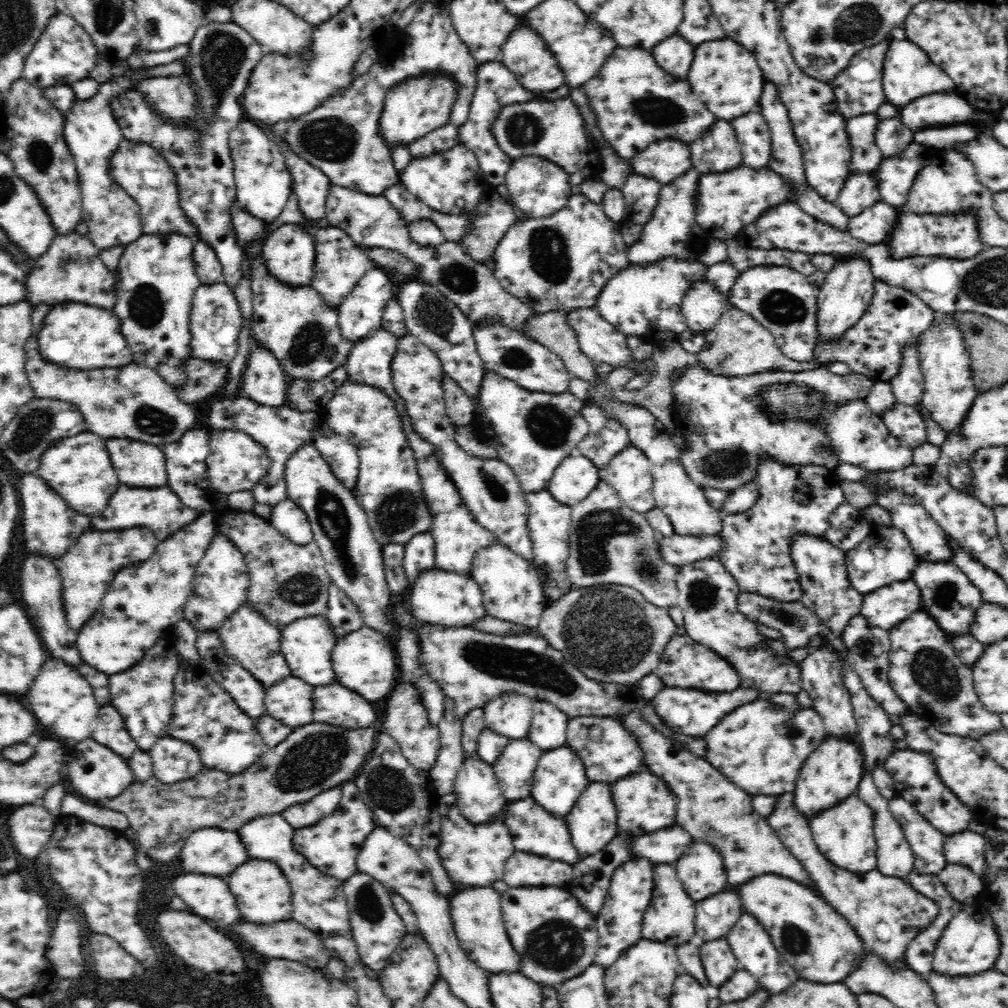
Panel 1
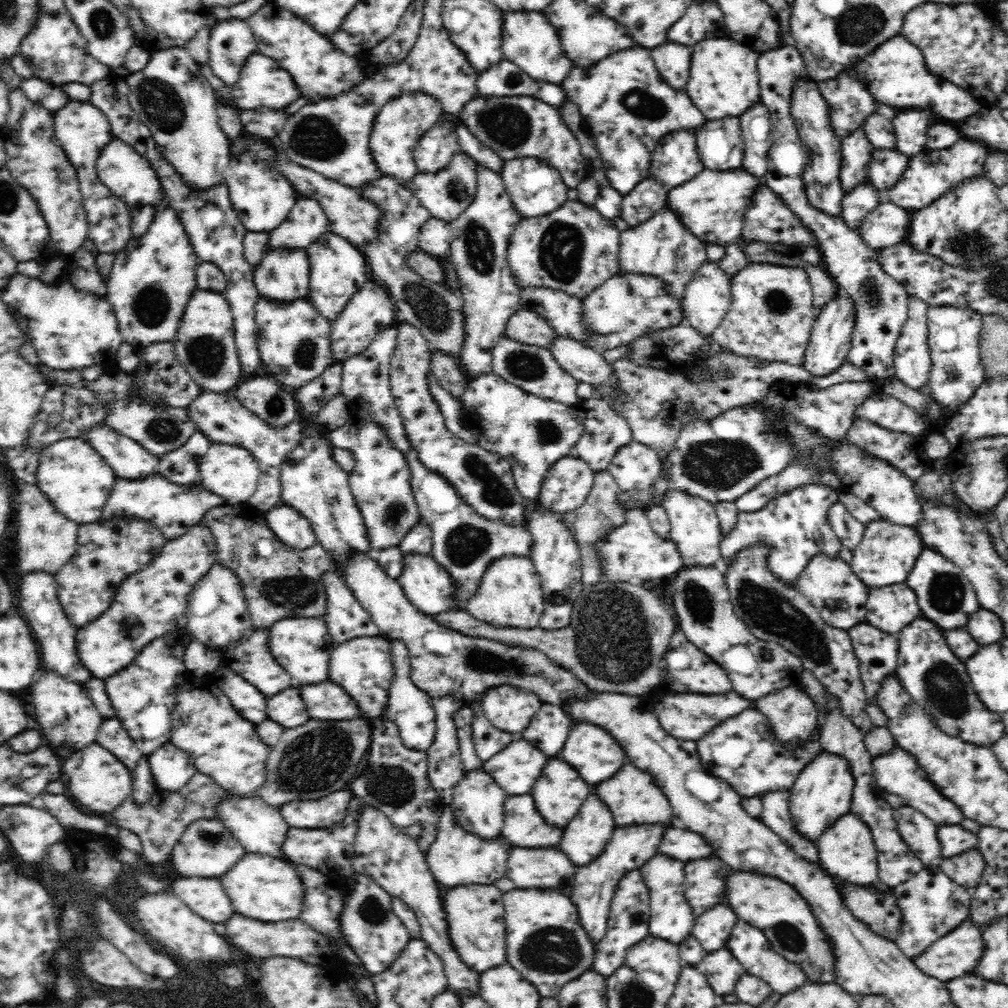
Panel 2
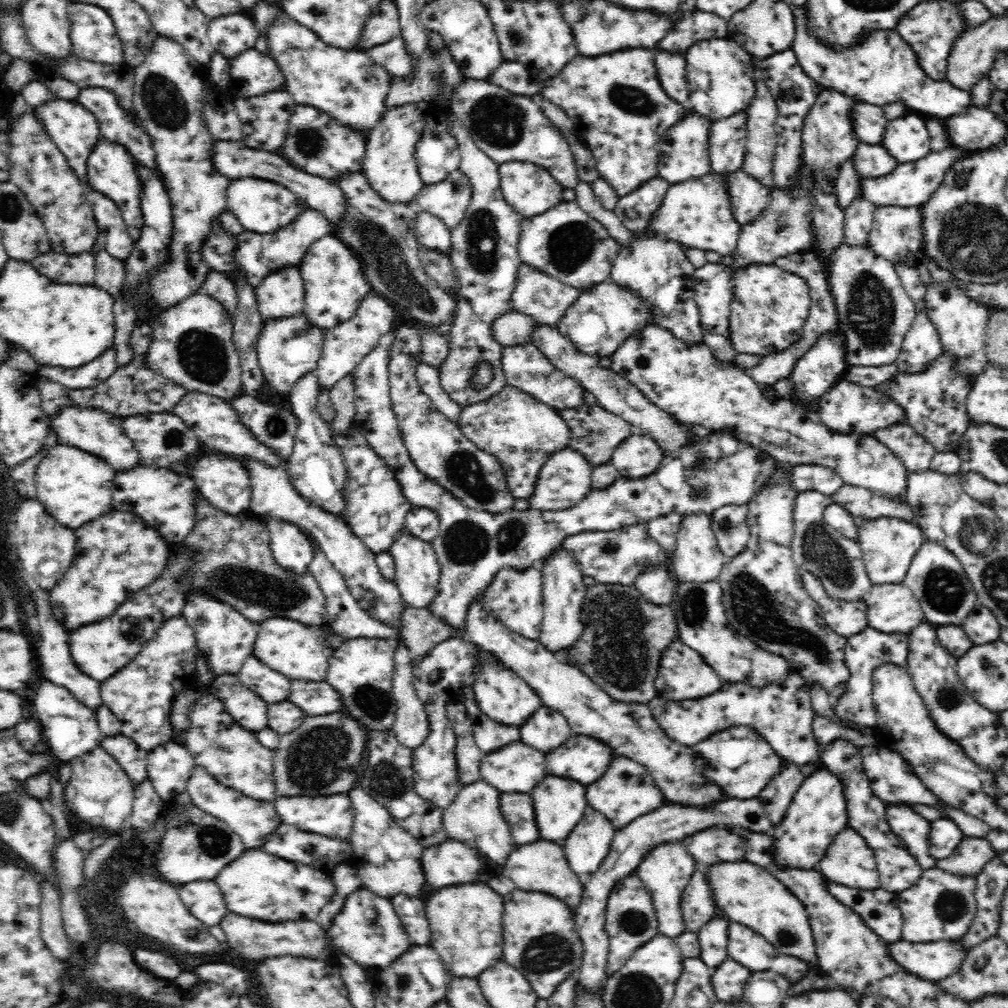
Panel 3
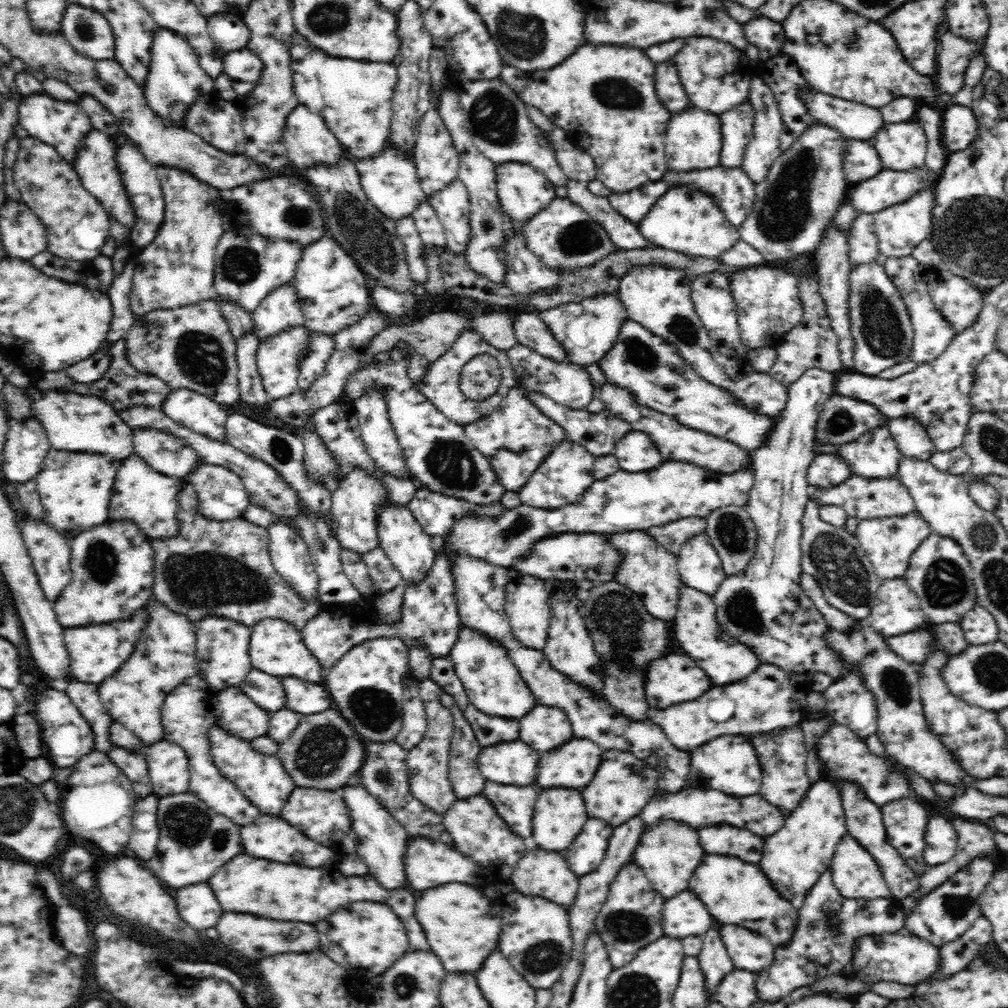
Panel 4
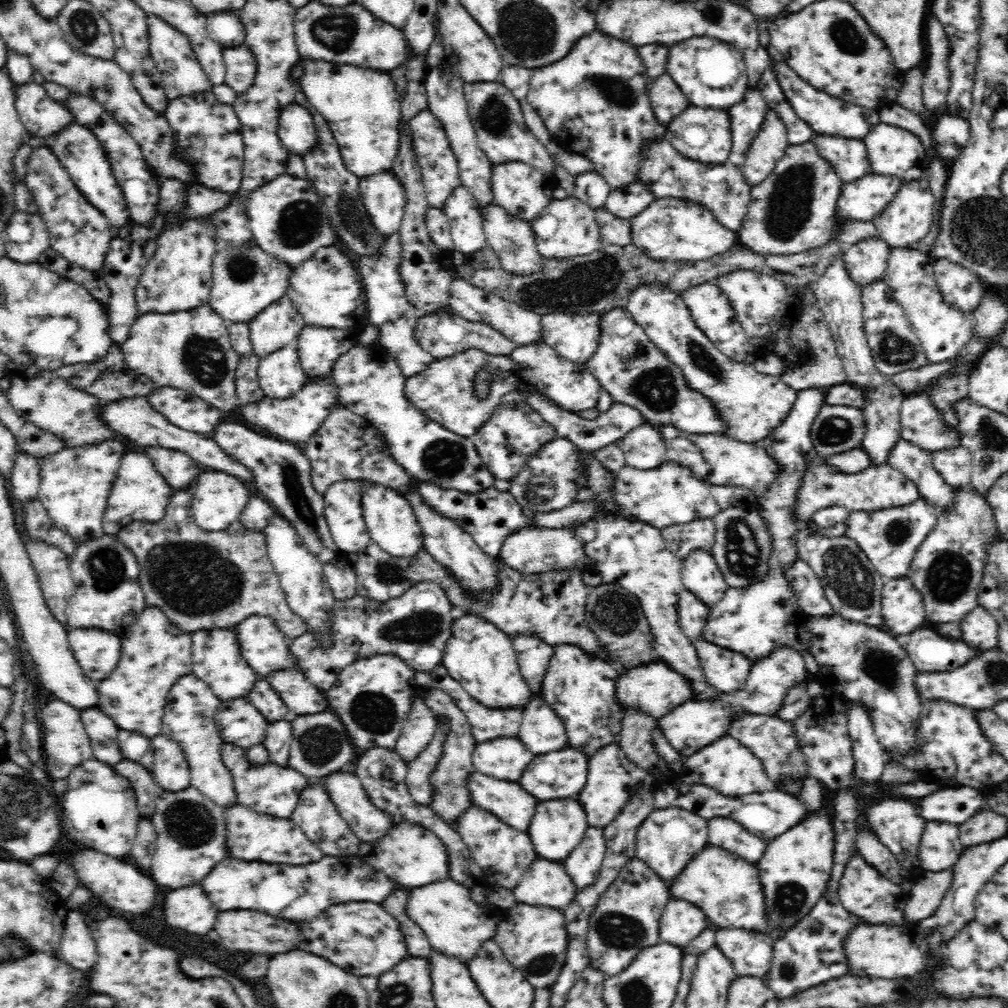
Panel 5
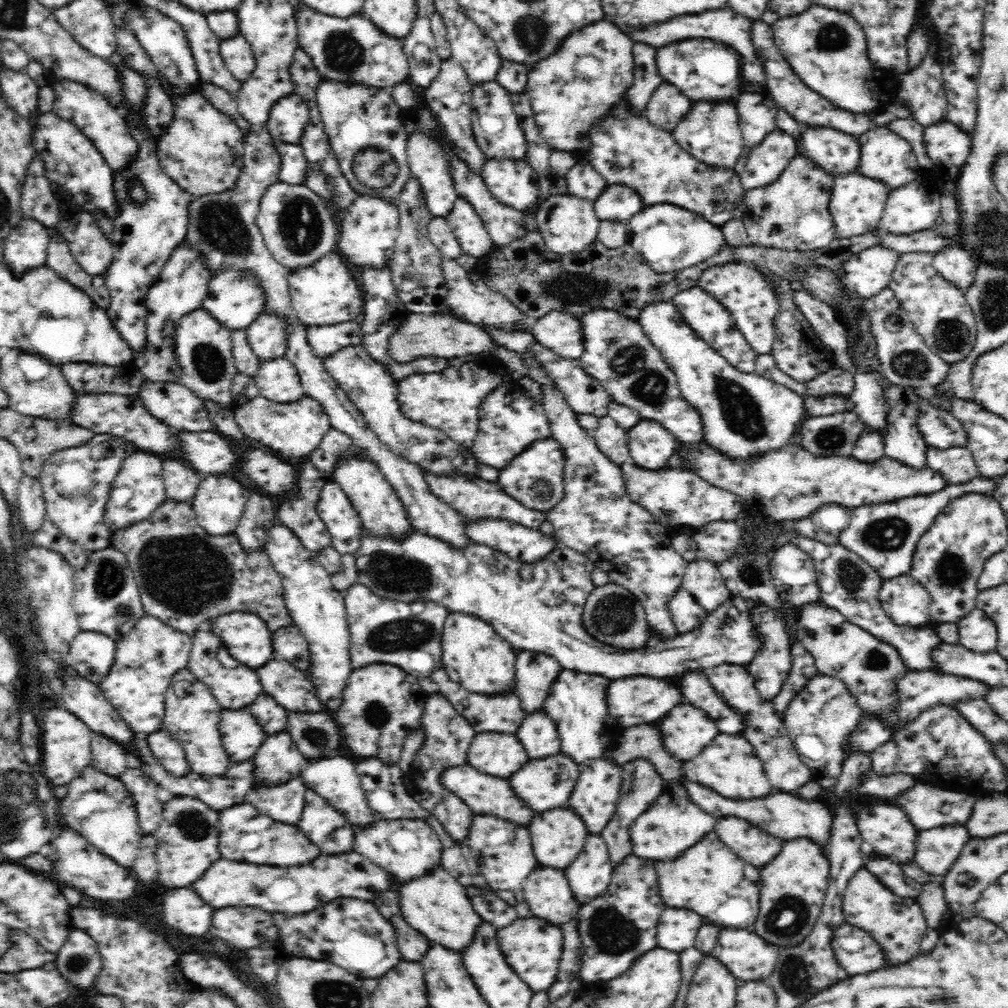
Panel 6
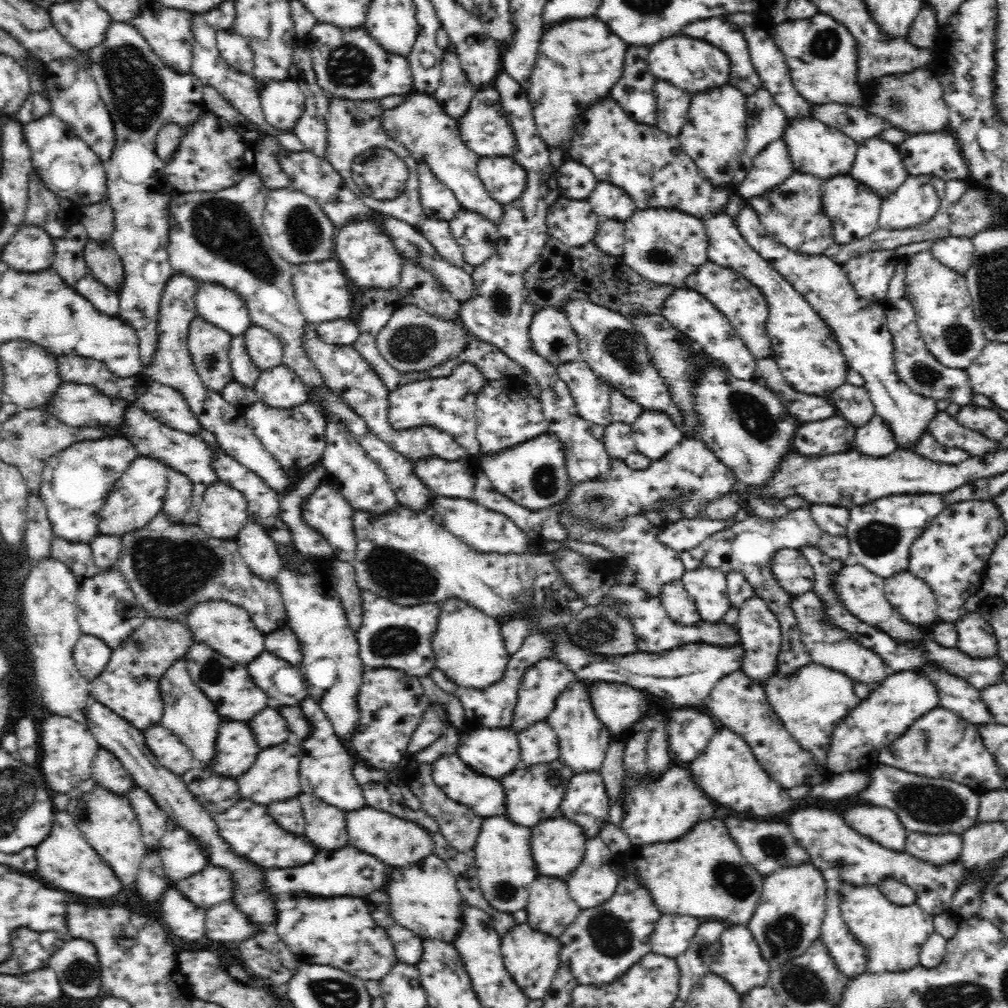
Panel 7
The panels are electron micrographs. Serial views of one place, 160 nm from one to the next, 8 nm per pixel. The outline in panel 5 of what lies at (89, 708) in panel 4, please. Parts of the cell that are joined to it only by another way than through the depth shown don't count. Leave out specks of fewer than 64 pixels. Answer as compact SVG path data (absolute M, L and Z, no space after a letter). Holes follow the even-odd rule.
M86 709L81 712L81 721L92 740L93 759L110 767L124 760L118 744L118 725L101 709Z

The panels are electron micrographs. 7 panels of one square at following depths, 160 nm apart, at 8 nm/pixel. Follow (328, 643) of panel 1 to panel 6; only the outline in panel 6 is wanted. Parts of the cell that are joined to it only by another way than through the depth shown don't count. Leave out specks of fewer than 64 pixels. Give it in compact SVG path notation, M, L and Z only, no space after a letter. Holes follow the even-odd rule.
M226 612L210 618L205 628L222 639L232 658L252 669L273 658L272 633L257 614Z

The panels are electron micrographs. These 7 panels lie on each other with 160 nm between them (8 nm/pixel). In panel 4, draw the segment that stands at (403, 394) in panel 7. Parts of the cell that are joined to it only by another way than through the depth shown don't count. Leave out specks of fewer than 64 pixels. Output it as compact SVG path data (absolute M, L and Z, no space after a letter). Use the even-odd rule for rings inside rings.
M466 330L465 333L462 333L461 336L453 342L451 349L446 352L446 354L437 358L434 362L429 363L428 368L426 368L426 374L416 382L418 393L422 394L425 398L428 398L430 403L436 406L436 409L442 412L449 421L465 427L470 423L484 418L487 414L493 413L494 410L501 405L502 394L509 394L510 390L518 387L514 369L506 354L507 351L498 350L497 348L490 346L486 341L483 341L482 337L480 337L475 330ZM479 354L488 354L496 358L496 360L500 362L500 368L502 368L501 372L504 372L504 374L501 374L500 390L496 392L496 396L489 397L490 400L488 404L469 400L460 389L462 367Z

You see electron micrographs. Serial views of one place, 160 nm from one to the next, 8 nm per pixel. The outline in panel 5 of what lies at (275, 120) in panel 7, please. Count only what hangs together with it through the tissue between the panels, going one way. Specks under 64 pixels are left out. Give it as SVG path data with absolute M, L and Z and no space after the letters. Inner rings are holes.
M290 103L281 110L277 135L290 155L301 157L318 144L314 114L304 105Z

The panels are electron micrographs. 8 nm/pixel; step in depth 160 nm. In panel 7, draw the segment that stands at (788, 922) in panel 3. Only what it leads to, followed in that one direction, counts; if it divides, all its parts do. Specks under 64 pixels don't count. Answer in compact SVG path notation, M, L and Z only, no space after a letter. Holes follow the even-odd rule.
M720 818L698 822L690 834L678 844L682 848L662 848L658 842L640 846L632 844L627 851L630 852L629 863L634 866L633 873L638 883L648 889L654 905L660 914L675 914L682 916L696 916L696 918L716 918L726 920L732 924L746 924L754 911L763 889L763 876L758 873L743 857L738 846L734 844L730 832L726 830Z

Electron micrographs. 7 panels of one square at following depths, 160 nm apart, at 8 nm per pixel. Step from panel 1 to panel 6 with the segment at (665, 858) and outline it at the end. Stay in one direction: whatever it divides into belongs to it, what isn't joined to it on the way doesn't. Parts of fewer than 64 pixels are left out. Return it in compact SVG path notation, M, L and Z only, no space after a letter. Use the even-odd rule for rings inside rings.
M720 818L716 822L716 834L746 863L758 870L768 866L782 850L785 840L762 832L758 826L742 818Z

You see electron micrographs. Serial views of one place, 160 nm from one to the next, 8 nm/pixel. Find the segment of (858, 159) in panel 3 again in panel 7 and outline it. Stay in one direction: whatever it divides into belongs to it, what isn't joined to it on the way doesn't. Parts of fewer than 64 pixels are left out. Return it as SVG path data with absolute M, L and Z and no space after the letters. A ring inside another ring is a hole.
M811 116L808 118L789 118L783 136L786 149L790 153L794 170L802 174L810 174L814 177L826 180L838 175L850 173L858 145L854 139L846 136L833 126Z

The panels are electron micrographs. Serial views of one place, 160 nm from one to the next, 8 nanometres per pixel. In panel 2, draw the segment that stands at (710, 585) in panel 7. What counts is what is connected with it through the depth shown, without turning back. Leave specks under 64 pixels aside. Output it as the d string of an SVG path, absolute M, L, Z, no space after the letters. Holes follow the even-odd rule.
M670 491L661 505L667 512L671 524L669 539L674 542L682 557L682 568L721 565L720 543L723 535L715 507L702 498L682 491Z

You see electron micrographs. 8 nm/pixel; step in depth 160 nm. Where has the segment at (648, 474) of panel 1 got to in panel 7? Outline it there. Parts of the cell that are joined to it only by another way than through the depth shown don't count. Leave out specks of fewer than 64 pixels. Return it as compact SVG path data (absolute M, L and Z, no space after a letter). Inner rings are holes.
M643 410L633 423L636 450L655 461L666 456L683 438L683 430L664 410Z

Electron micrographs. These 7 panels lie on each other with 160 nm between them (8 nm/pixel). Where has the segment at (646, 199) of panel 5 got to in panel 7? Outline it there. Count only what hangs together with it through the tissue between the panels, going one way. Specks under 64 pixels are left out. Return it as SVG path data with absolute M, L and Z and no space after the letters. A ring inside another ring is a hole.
M597 181L587 199L600 218L624 221L637 209L630 195L610 182Z

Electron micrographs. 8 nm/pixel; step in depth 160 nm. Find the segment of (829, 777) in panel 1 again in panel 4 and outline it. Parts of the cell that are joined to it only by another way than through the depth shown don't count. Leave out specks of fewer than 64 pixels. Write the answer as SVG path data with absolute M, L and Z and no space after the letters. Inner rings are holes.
M822 779L811 785L802 804L790 812L784 826L766 838L760 868L782 899L792 903L798 895L805 898L818 879L829 871L836 847L846 834L839 787L830 780Z

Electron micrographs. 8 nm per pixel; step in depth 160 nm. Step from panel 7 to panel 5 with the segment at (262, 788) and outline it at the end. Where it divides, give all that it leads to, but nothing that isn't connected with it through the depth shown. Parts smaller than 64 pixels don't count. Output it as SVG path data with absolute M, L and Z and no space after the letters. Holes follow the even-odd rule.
M290 718L270 723L268 730L266 730L265 740L262 743L268 751L269 763L282 768L290 767L290 746L292 746L292 742L293 729Z

